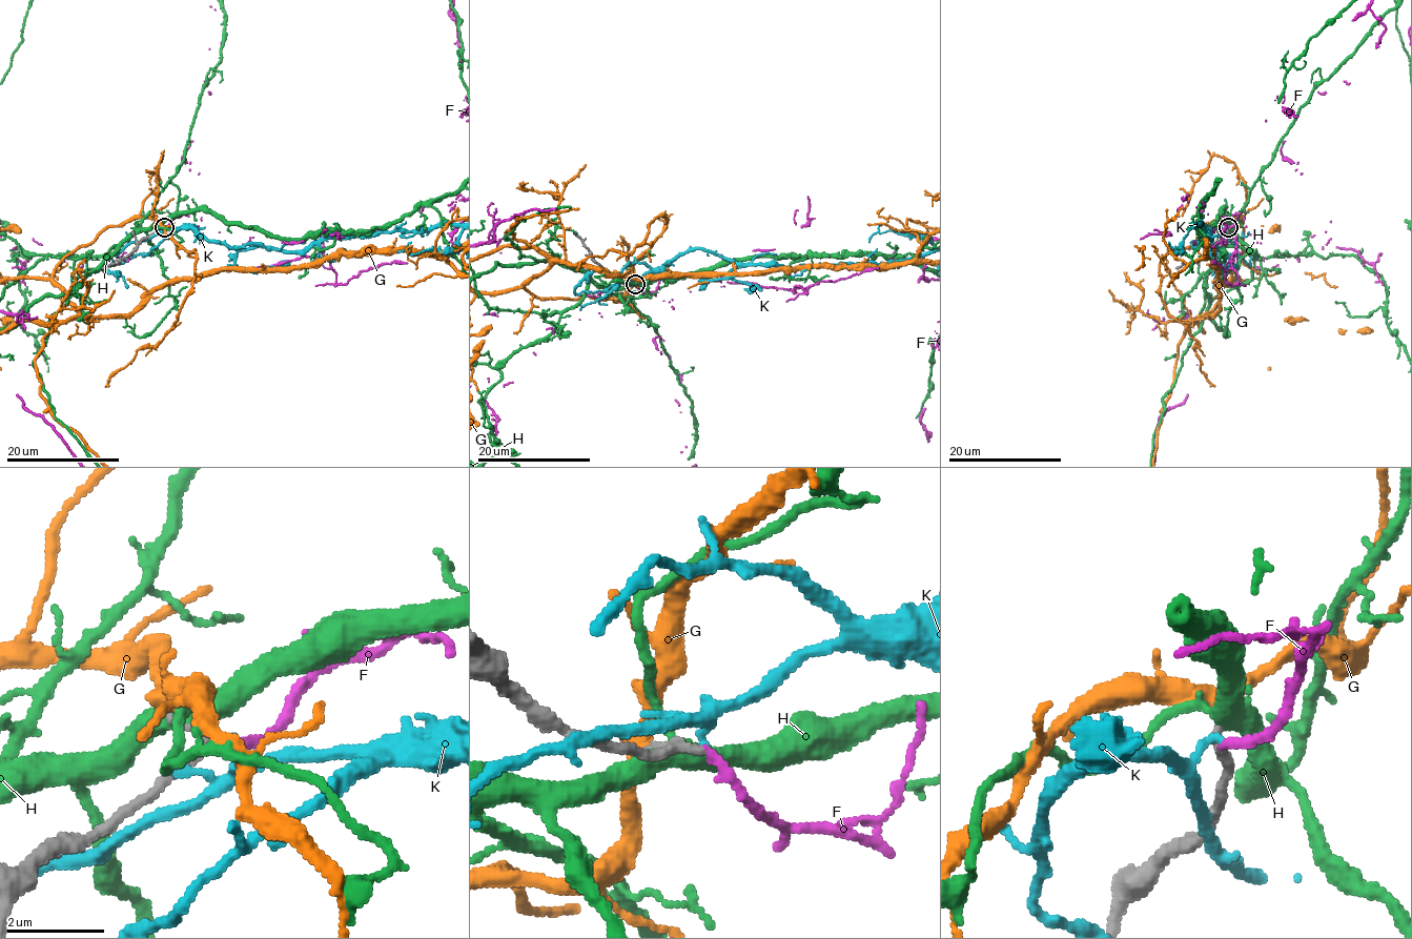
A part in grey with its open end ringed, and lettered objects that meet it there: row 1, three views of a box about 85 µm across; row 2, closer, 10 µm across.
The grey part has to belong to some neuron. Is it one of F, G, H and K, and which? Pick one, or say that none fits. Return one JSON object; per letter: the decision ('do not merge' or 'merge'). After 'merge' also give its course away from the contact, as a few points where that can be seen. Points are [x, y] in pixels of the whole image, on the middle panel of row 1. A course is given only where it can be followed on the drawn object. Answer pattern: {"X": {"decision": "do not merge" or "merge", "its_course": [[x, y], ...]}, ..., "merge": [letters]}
{"F": {"decision": "merge"}, "G": {"decision": "do not merge"}, "H": {"decision": "do not merge"}, "K": {"decision": "do not merge"}, "merge": ["F"]}

